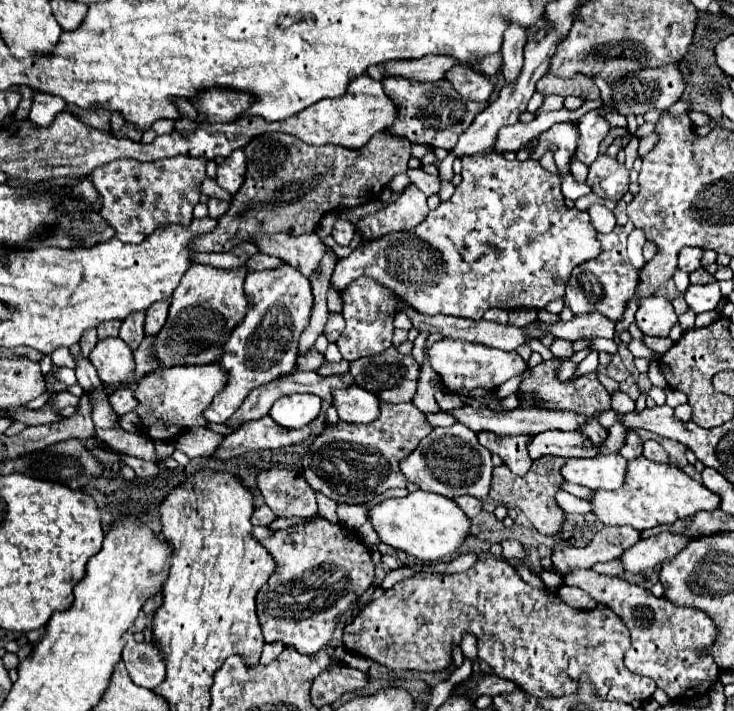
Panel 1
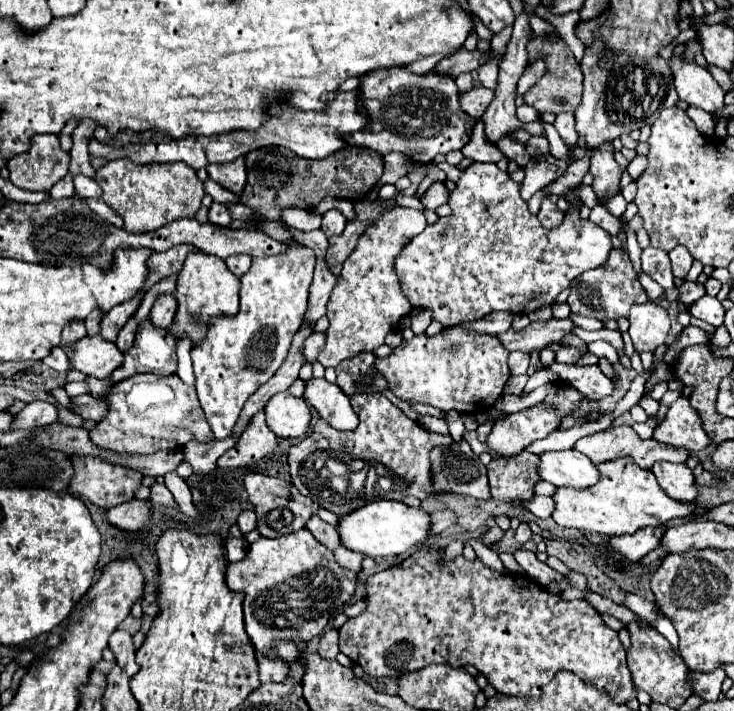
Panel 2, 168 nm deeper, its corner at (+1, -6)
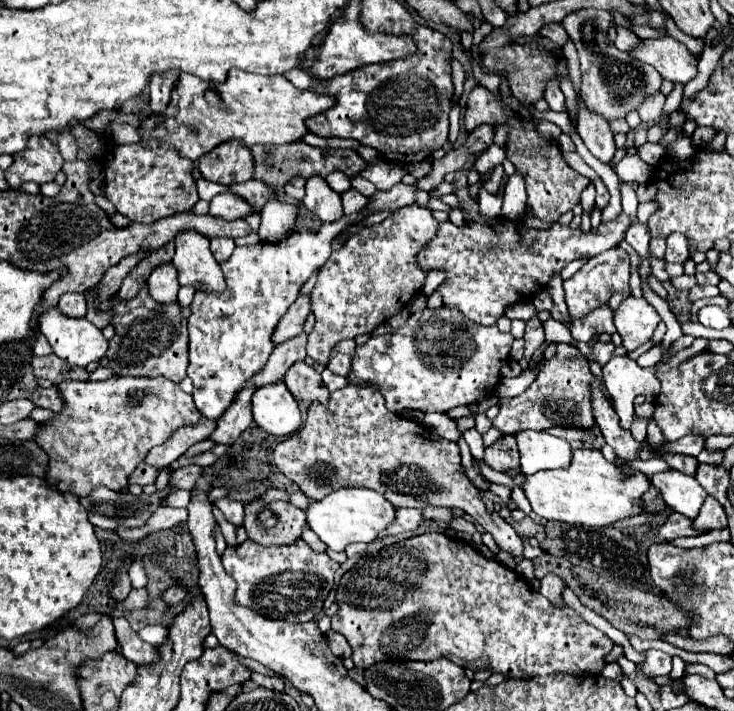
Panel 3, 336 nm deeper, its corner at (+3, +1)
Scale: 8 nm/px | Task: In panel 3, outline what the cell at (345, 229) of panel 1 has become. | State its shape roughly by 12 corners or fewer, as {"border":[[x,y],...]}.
{"border":[[320,176],[306,180],[302,204],[322,222],[344,216],[340,194]]}

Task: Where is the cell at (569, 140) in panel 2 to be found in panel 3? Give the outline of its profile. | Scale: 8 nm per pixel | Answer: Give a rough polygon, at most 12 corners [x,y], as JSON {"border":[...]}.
{"border":[[556,80],[546,84],[550,110],[564,112],[564,94]]}

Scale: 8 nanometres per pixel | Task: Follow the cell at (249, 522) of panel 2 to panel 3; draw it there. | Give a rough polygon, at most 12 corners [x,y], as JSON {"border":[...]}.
{"border":[[220,498],[214,506],[228,522],[240,526],[244,520],[244,504]]}

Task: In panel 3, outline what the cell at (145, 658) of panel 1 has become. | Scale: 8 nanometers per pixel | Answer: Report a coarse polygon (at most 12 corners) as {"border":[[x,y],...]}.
{"border":[[126,618],[114,628],[126,660],[136,666],[154,664],[158,648],[140,640]]}

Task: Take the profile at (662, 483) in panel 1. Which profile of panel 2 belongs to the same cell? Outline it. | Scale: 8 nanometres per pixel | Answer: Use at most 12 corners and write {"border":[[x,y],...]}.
{"border":[[632,459],[598,465],[588,489],[558,487],[562,527],[622,535],[688,517]]}

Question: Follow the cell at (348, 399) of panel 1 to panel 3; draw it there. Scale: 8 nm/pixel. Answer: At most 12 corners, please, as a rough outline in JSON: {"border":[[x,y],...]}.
{"border":[[306,362],[292,364],[284,384],[296,400],[328,402],[322,376]]}

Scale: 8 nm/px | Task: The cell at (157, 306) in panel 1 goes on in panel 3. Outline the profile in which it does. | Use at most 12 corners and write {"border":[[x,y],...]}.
{"border":[[170,262],[148,276],[150,296],[176,302],[178,274]]}

